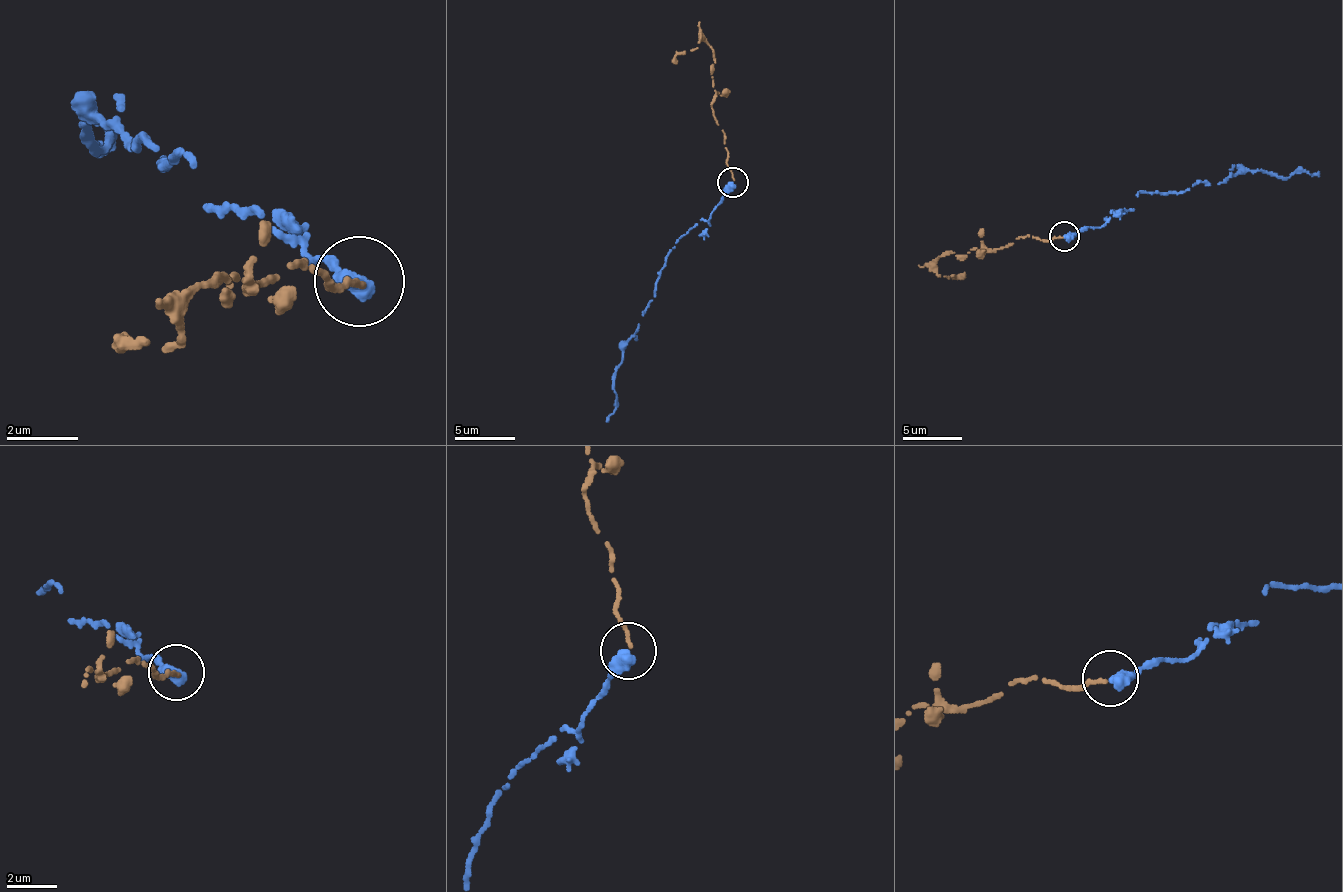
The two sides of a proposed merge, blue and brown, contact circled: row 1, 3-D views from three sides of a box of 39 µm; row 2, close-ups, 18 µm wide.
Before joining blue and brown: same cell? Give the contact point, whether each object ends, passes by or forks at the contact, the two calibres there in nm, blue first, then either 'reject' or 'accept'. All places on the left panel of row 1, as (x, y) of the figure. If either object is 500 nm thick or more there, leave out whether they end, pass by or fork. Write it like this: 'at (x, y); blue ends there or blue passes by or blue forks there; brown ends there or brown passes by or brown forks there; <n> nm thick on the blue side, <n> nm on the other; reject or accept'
at (359, 281); 500 nm thick on the blue side, 160 nm on the other; accept

